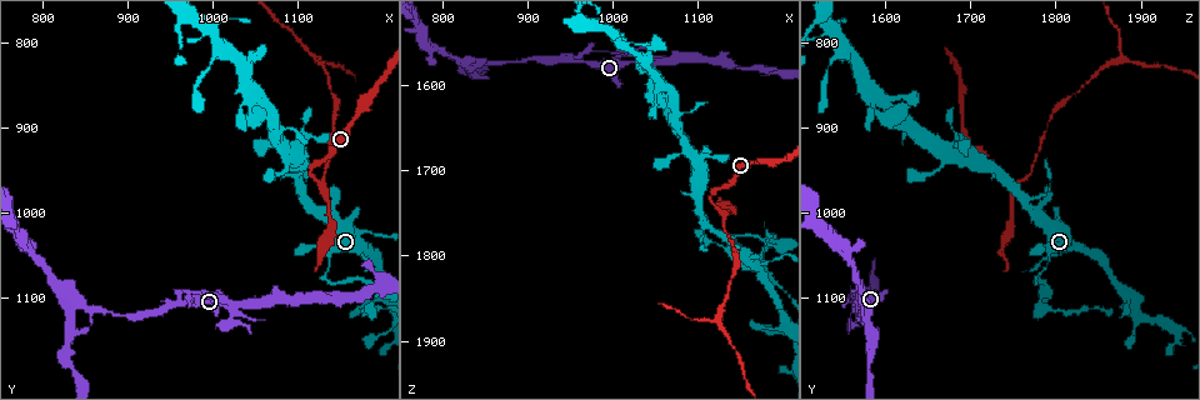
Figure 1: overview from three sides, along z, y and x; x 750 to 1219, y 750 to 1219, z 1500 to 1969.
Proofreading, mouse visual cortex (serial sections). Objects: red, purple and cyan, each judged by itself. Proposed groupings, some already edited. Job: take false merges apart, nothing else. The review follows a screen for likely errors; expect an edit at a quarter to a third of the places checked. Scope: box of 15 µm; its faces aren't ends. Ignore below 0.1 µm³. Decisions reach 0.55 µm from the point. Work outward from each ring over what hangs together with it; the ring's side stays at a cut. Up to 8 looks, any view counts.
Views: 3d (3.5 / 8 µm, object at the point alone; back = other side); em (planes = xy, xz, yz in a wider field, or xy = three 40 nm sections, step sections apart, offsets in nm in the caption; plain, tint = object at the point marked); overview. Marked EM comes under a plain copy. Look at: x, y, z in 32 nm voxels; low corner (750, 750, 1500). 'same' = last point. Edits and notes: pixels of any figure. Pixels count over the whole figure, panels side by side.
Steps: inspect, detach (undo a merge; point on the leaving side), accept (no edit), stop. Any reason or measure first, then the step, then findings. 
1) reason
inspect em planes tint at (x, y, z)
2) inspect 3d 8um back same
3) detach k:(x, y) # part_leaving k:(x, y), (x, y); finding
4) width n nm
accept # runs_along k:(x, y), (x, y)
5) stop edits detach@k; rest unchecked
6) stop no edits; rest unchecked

three-way junction
inspect 3d 3.5um at (960, 1105, 1570)

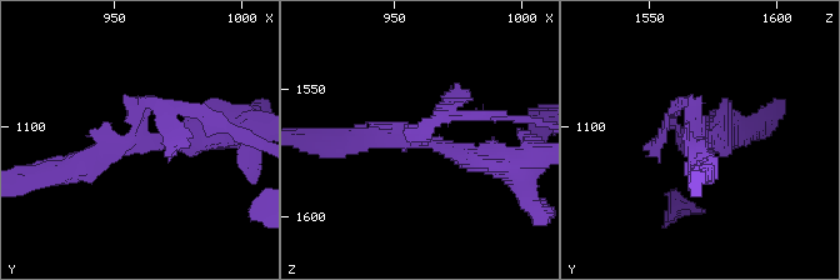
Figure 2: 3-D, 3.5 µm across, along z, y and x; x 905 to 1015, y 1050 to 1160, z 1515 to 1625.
arms 3; arm_widths 150, 250, 350 nm
inspect em xy step 3 tint at (960, 1104, 1571)

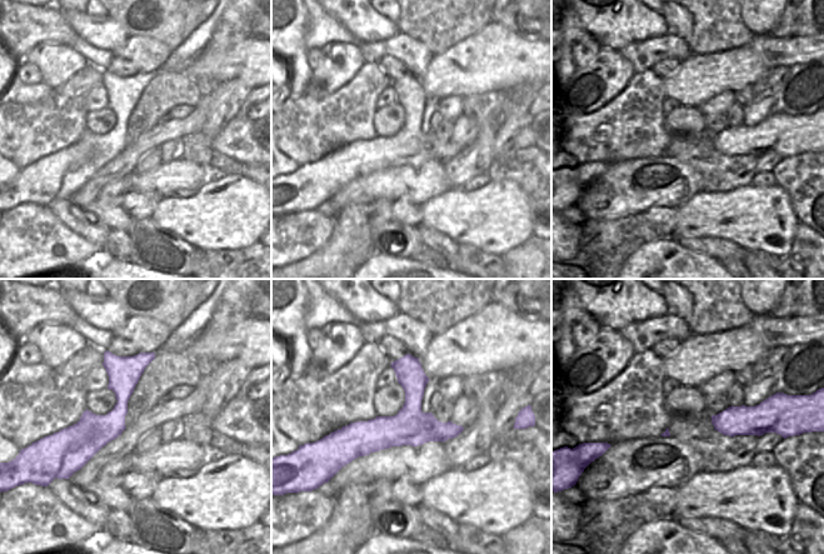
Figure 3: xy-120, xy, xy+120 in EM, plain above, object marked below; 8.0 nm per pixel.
accept # runs_along 2:(218, 131), (123, 143), (65, 170); one cell here

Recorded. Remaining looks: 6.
abrupt turn
inspect 3d 3.5um at (840, 1105, 1570)

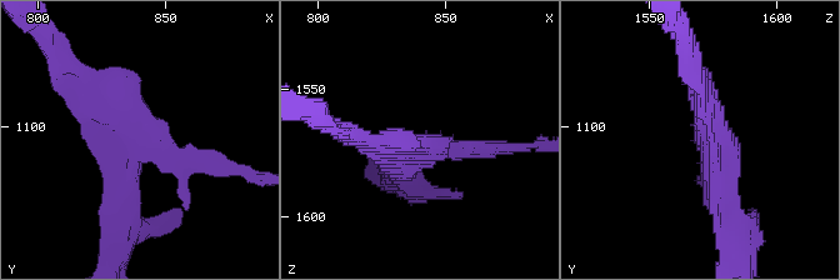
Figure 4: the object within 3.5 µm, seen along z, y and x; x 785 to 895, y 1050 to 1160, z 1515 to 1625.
arms 3; arm_widths 200, 300, 400 nm
inspect em xy step 2 tint at (840, 1105, 1573)

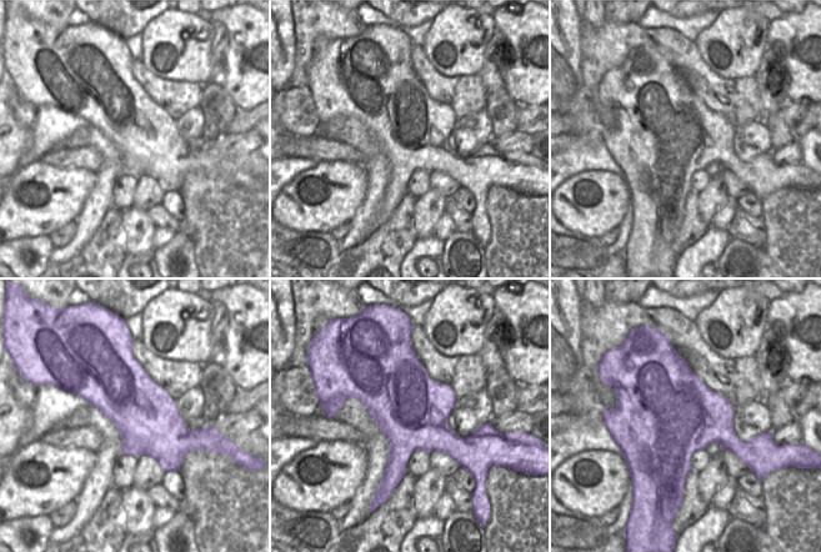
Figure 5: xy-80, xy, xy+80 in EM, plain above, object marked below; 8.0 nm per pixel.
cut it another way
inspect em planes tint same

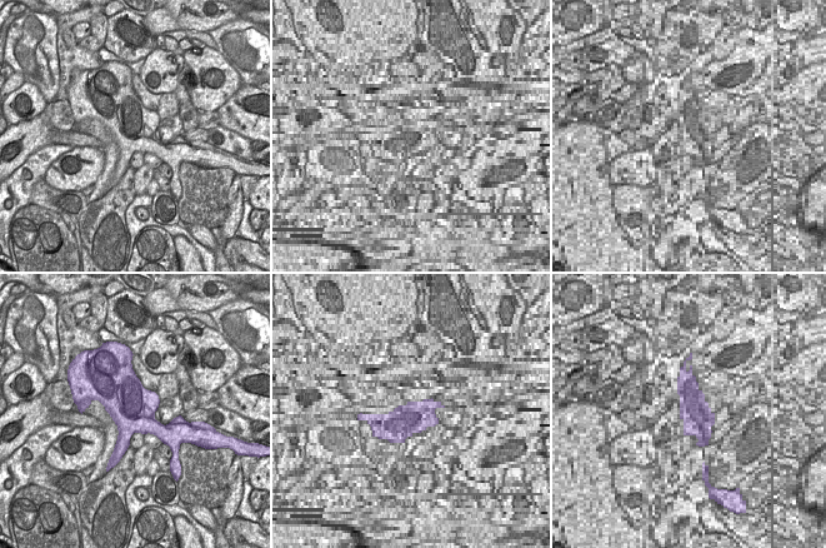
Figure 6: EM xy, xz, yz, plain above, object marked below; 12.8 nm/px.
accept # runs_along 4:(218, 165), (164, 158), (84, 78); one cell here

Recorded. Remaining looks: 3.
sharp bend
inspect 3d 8um at (1105, 910, 1685)

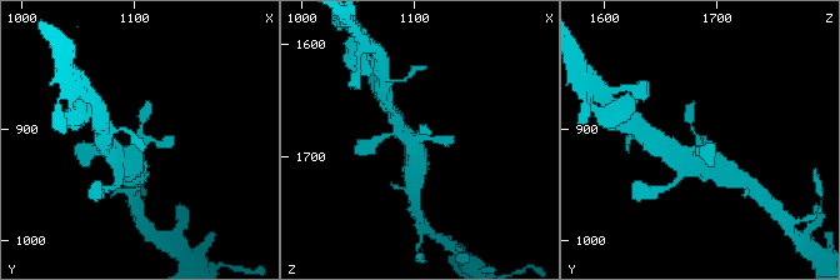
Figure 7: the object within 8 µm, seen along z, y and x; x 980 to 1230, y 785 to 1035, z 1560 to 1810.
inspect em planes tint at (1102, 914, 1686)

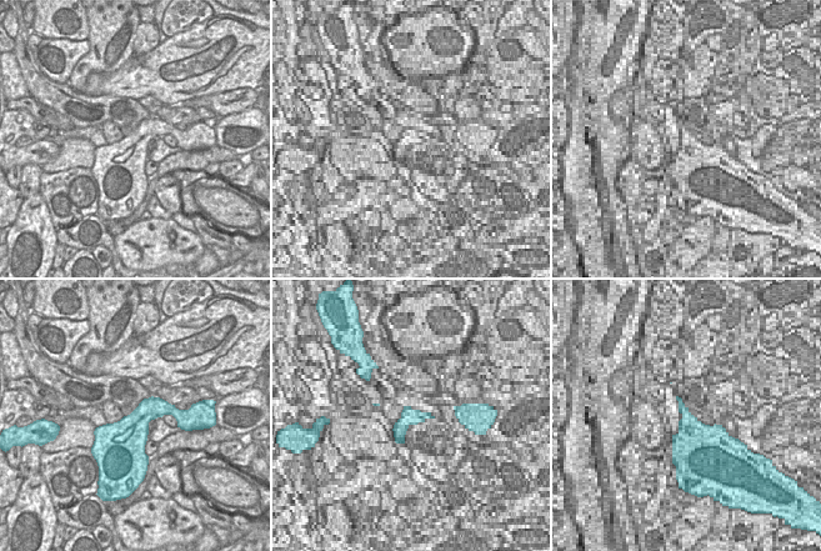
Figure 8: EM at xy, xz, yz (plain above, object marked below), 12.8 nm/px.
width 480 nm
accept # runs_along 7:(136, 168), (141, 139), (168, 138); continuous, no second cell

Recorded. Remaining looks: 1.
stop no edits; rest unchecked

